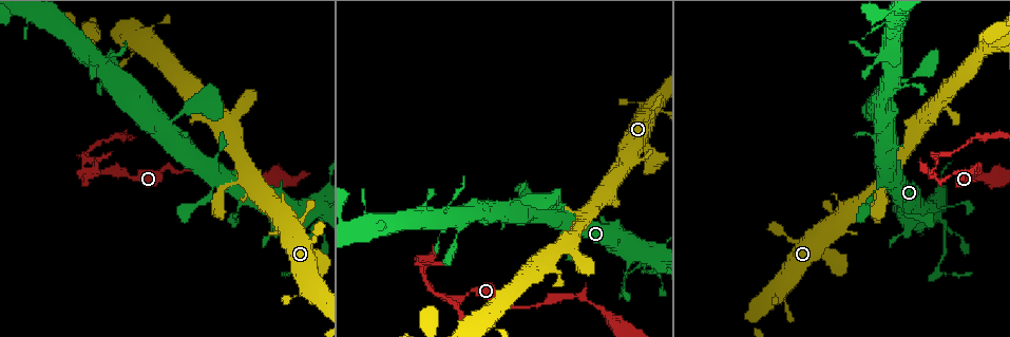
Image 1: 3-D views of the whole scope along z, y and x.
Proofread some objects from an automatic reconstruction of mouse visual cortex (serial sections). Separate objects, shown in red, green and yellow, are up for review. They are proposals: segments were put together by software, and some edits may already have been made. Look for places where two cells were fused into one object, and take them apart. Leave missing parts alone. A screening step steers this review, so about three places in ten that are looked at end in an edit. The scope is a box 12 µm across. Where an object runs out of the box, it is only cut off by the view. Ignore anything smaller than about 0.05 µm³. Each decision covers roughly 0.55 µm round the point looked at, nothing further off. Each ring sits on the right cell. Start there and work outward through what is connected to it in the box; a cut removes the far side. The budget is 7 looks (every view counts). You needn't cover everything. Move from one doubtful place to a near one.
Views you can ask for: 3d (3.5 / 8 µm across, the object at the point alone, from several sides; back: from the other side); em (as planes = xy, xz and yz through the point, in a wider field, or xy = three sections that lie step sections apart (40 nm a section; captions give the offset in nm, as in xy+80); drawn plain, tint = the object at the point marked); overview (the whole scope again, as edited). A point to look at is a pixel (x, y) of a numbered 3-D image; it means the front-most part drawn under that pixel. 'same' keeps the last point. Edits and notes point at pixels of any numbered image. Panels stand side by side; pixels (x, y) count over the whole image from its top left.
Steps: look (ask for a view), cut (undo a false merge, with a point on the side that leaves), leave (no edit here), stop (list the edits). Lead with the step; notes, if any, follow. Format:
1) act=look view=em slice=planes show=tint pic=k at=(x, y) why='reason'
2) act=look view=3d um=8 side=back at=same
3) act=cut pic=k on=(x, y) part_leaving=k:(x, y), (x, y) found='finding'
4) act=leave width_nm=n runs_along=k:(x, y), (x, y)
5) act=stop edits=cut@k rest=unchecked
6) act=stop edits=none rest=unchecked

act=look view=3d um=3.5 pic=1 at=(943, 238) why='narrows sharply'

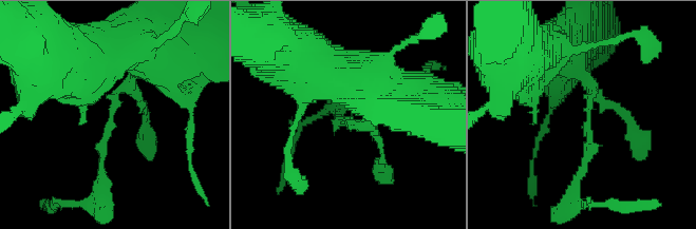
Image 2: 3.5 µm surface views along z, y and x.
act=look view=em slice=xy step=3 show=tint pic=2 at=(588, 119)

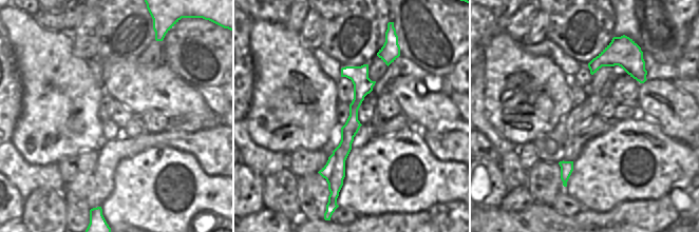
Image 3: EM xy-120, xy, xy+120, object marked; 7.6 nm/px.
act=leave found='continuous, no second cell'

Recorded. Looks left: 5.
act=look view=3d um=3.5 pic=1 at=(546, 266) why='two arms in line, one across'

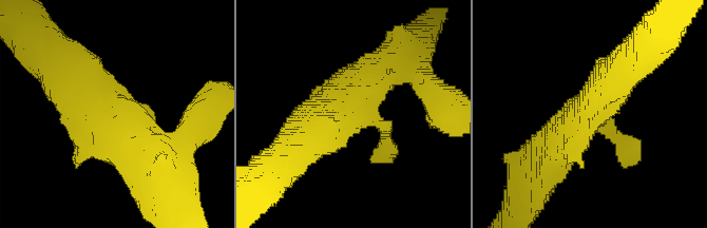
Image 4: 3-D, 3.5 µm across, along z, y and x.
act=look view=em slice=xy step=3 show=plain pic=4 at=(352, 114) why='shape alone is not enough'

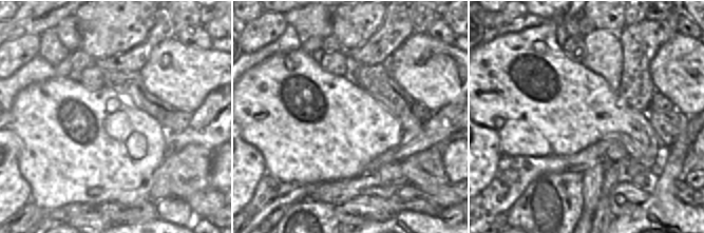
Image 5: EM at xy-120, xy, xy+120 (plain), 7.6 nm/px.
act=look view=em slice=xy step=3 show=tint at=same why='where the object lies'

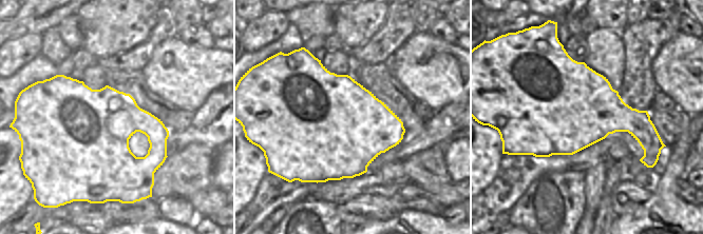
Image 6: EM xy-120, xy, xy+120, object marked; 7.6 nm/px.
act=leave runs_along=4:(145, 163), (106, 128), (63, 69) found='one cell here'

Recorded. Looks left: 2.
act=stop edits=none rest=unchecked

